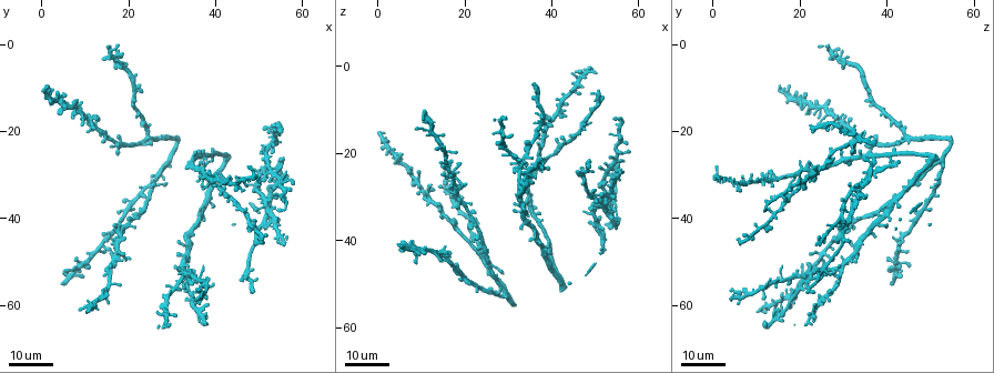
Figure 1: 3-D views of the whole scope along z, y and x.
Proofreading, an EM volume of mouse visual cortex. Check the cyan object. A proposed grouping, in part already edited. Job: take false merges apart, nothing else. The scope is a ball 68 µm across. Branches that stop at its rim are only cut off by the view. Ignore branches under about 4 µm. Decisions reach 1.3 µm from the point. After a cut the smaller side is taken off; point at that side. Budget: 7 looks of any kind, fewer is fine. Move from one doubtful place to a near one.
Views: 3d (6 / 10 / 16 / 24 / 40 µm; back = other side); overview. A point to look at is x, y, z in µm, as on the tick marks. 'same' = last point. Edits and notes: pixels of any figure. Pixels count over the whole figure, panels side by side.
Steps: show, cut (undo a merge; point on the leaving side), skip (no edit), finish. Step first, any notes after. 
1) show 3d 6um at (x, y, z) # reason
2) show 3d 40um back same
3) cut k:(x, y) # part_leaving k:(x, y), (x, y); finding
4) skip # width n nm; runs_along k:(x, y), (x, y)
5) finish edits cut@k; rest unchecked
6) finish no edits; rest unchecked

show 3d 16um at (38.5, 35.5, 42.0)

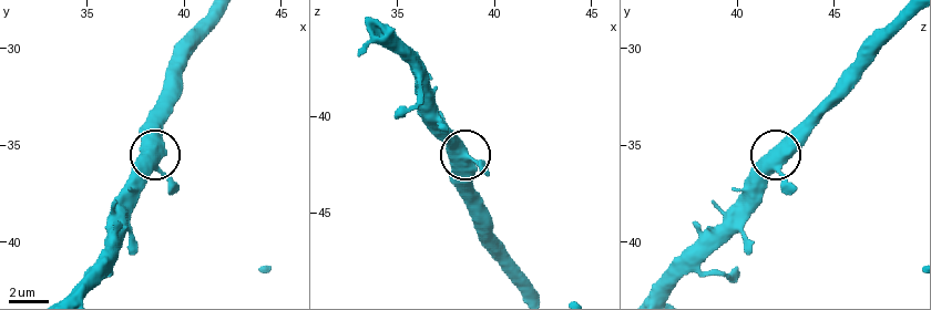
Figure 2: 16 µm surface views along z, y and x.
show 3d 10um at (38.5, 35.9, 42.1) # closer look

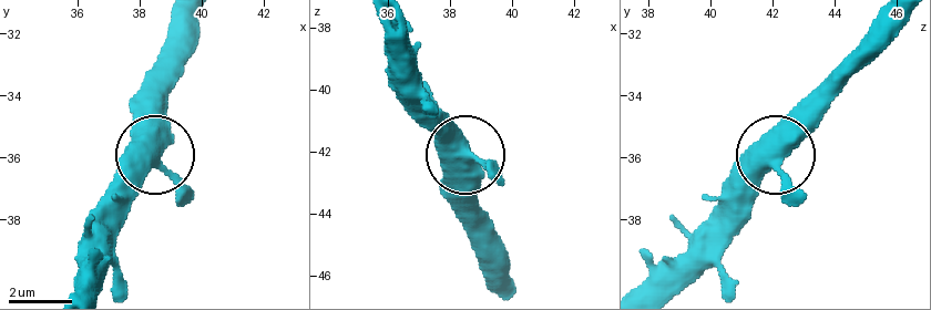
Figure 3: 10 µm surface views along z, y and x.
show 3d 6um at (38.5, 36.1, 42.2)

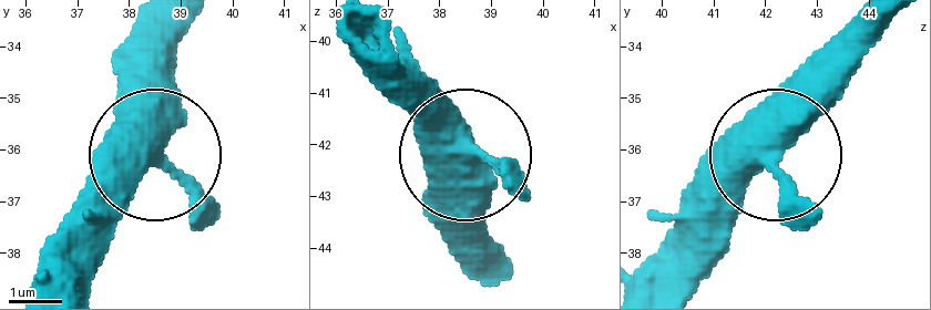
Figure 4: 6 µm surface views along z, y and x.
skip # all the same neuron

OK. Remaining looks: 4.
show 3d 16um at (33.0, 53.0, 21.5) # four or more arms meet

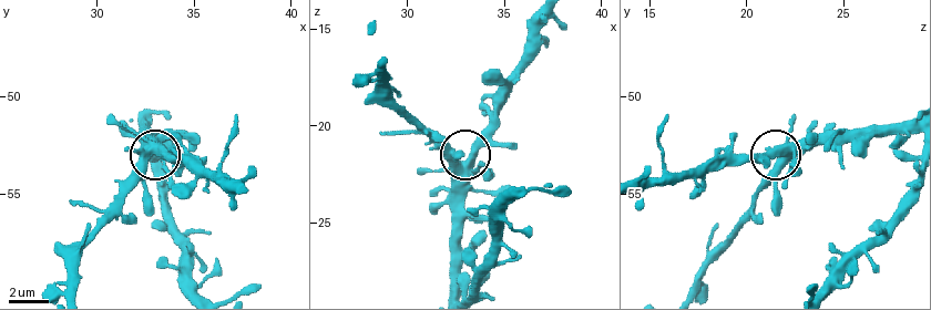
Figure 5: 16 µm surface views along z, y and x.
show 3d 6um at (33.0, 52.8, 21.8)

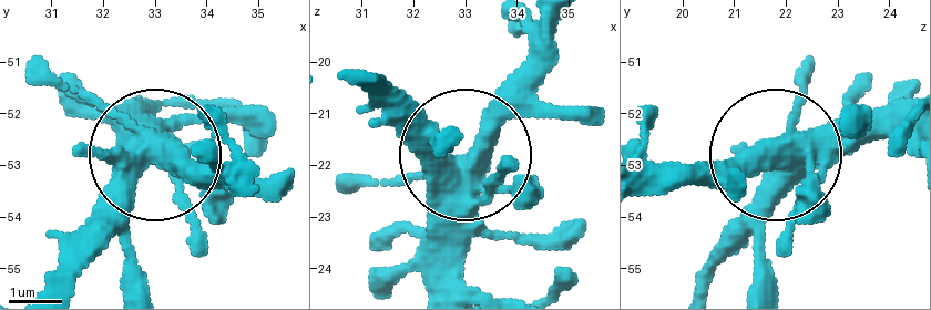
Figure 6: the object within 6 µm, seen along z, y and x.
skip # runs_along 6:(906, 99), (685, 164); continuous, no second neuron

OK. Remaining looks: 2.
show 3d 24um at (24.0, 21.0, 44.5) # a fork

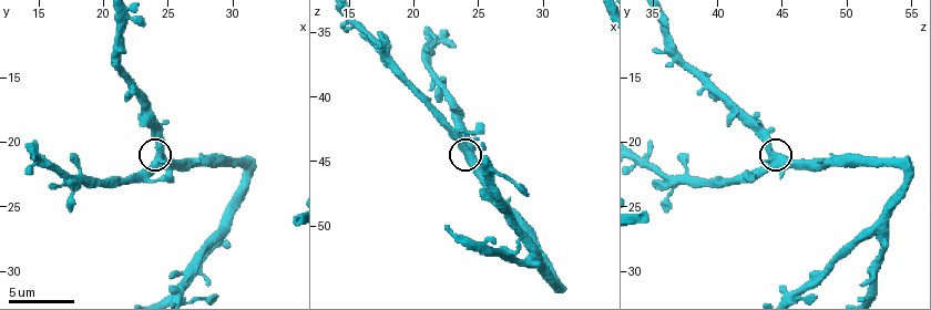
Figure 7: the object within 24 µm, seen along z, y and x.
show 3d 6um at (24.2, 21.2, 44.2)

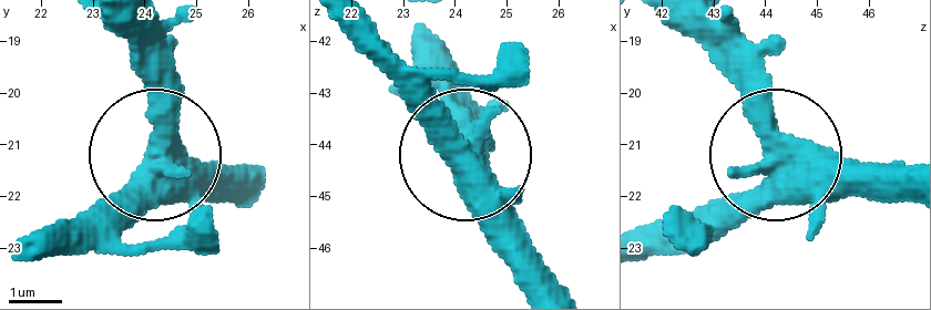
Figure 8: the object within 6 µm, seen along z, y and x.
skip # arms 3; runs_along 8:(912, 184), (819, 184), (794, 171), (727, 24); one neuron here

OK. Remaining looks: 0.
finish no edits; rest unchecked

